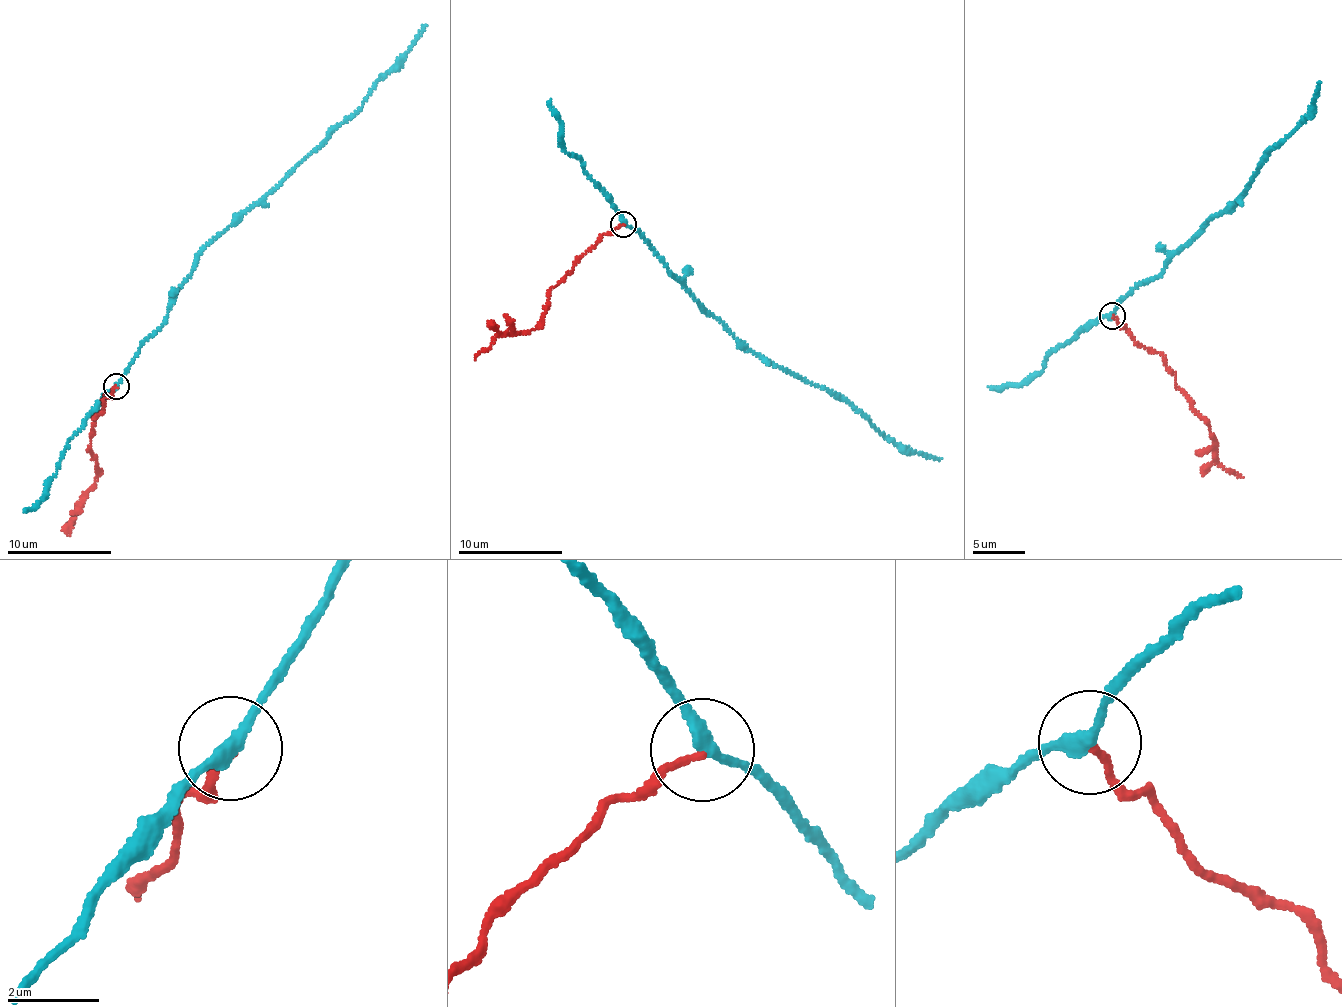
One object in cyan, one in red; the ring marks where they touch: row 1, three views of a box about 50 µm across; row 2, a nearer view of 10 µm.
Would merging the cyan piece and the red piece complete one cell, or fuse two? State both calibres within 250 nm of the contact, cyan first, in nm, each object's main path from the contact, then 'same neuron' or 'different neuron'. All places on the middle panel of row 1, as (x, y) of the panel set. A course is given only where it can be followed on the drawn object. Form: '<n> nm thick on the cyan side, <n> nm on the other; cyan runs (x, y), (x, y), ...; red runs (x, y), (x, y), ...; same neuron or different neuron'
280 nm thick on the cyan side, 140 nm on the other; cyan runs (623, 224), (650, 248), (702, 309), (733, 338), (852, 405), (876, 430), (900, 445), (941, 458); red runs (623, 224), (600, 239), (550, 290), (543, 320), (532, 329), (498, 337), (475, 360); different neuron

